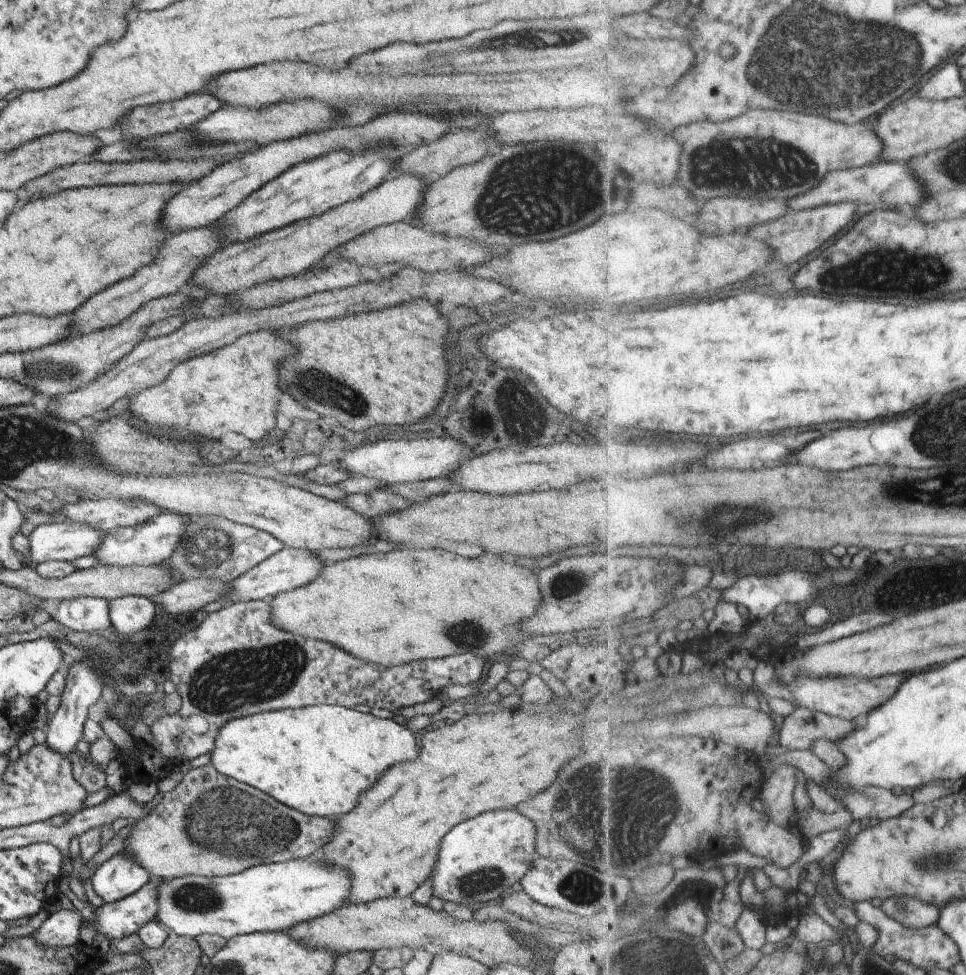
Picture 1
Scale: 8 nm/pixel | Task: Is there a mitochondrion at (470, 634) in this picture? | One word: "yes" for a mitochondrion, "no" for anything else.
yes

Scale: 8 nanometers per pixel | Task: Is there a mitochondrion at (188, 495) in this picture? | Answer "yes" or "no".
no

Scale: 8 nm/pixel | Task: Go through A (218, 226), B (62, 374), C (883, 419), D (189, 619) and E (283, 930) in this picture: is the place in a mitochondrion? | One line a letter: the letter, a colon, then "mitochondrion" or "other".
A: other
B: mitochondrion
C: other
D: other
E: other

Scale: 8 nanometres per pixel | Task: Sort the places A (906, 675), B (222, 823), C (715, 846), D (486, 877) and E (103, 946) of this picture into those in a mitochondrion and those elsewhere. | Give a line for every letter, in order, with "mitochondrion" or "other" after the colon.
A: other
B: mitochondrion
C: other
D: mitochondrion
E: other

